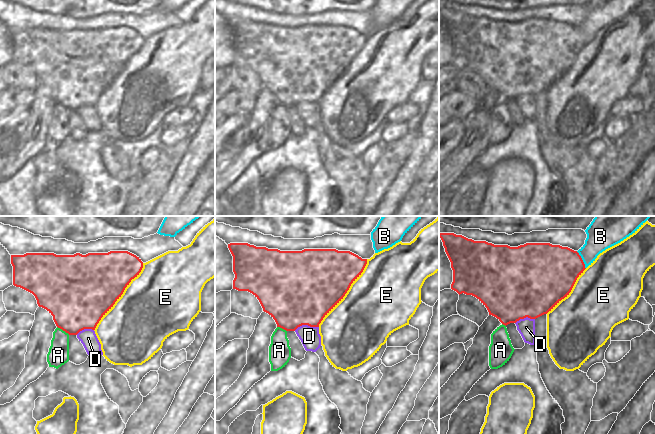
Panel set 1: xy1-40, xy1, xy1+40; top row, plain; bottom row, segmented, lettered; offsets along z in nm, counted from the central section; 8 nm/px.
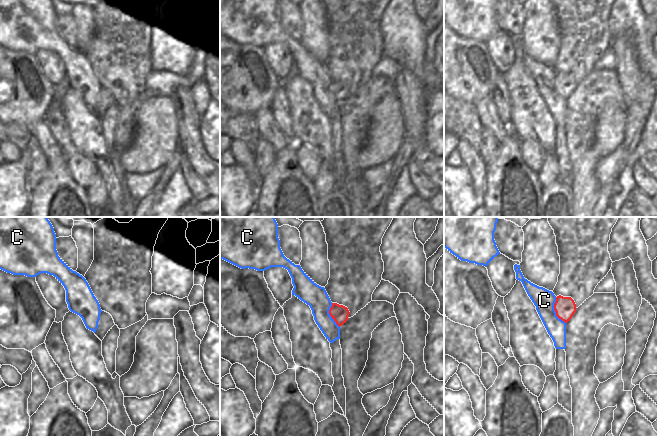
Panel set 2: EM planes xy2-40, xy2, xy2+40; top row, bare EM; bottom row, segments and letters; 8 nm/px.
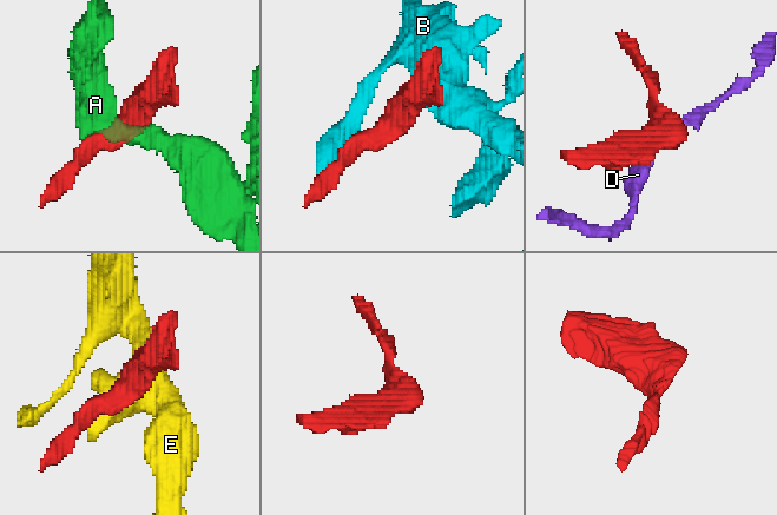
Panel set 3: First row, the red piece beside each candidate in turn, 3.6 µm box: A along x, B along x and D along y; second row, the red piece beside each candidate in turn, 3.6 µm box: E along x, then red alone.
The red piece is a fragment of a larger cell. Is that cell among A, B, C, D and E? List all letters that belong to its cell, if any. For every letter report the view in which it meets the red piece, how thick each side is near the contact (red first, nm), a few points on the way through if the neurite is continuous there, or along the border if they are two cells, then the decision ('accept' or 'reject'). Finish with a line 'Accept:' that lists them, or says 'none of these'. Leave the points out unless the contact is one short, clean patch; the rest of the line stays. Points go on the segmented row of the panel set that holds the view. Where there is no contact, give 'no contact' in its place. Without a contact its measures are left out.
A: meets red in xy1-40; 440 nm thick on the red side, 170 nm on the other; reject
B: meets red in xy1+40; 400 nm thick on the red side, 220 nm on the other; border along xy1+40 (576, 251), (585, 268); reject
C: meets red in xy2+40; 170 nm thick on the red side, 170 nm on the other; border along xy2+40 (555, 297), (555, 314), (565, 323); reject
D: meets red in xy1; 500 nm thick on the red side, 160 nm on the other; reject
E: meets red in xy1; 480 nm thick on the red side, 500 nm on the other; reject
Accept: none of these

